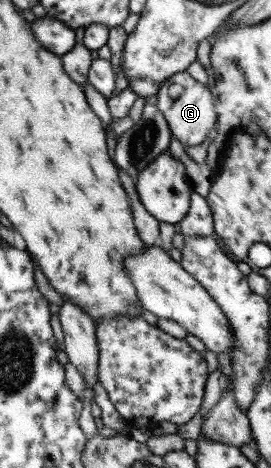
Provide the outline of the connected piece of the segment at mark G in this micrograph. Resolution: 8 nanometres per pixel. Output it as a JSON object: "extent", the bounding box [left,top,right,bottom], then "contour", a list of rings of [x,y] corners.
{"extent":[155,72,218,146],"contour":[[[182,72],[163,83],[155,97],[158,99],[157,105],[169,122],[174,137],[183,146],[199,145],[207,141],[207,137],[213,139],[217,130],[218,112],[216,97],[209,87],[201,85],[188,72]]]}

